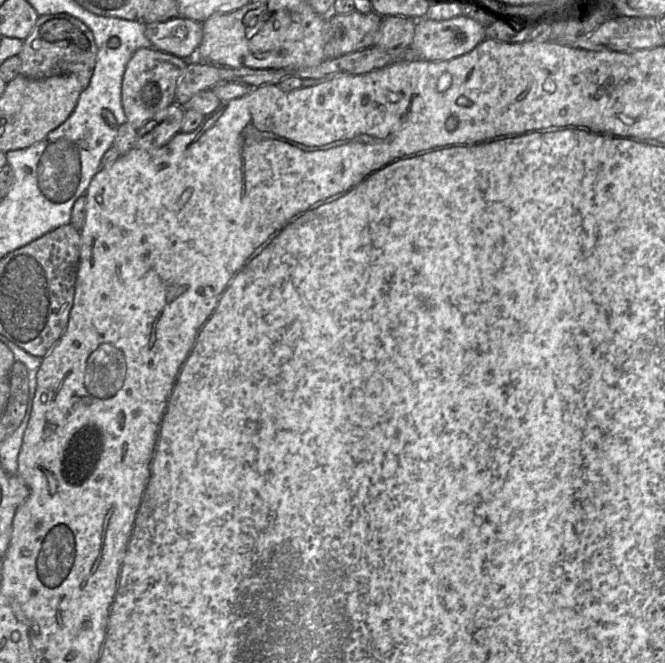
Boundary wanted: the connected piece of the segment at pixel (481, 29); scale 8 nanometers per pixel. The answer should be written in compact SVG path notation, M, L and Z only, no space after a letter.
M464 15L443 21L424 17L416 21L410 49L420 59L444 61L472 51L485 38L485 27Z

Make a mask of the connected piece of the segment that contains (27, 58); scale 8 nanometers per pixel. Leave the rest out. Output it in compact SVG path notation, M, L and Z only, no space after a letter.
M67 13L39 15L18 54L21 59L20 75L29 78L48 78L63 74L76 74L82 89L90 84L96 65L98 48L90 28L75 16Z

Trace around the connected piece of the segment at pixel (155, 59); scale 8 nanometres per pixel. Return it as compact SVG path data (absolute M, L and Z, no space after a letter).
M153 47L138 49L129 60L122 81L122 106L127 123L139 130L160 112L174 104L178 82L188 65L188 60Z

